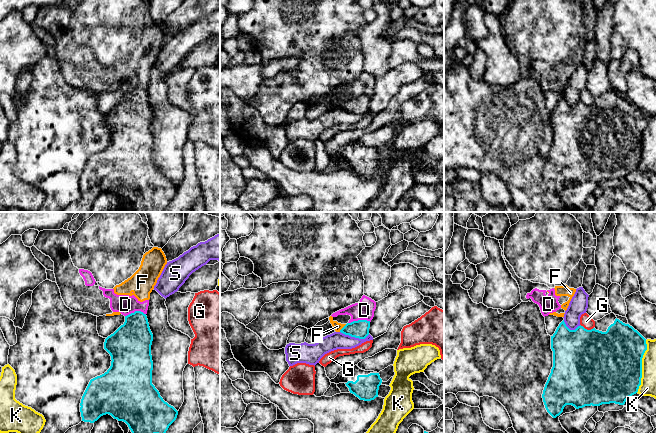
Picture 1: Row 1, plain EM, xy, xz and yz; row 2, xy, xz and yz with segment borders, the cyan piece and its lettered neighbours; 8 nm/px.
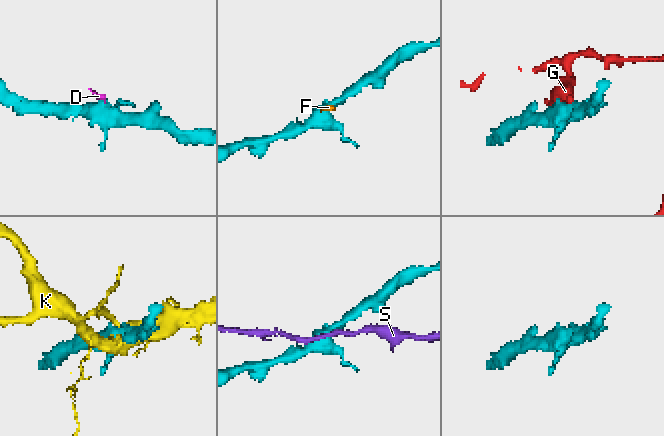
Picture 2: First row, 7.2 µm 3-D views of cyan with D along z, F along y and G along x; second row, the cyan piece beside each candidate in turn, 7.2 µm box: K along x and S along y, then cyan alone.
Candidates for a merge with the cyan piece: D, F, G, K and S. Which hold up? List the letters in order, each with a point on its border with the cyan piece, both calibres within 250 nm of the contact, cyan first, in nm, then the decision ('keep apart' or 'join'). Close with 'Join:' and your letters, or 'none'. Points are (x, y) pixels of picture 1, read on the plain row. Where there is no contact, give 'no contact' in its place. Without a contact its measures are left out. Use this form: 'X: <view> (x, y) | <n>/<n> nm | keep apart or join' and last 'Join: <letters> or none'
D: xz (359, 96) | 140/160 nm | keep apart
F: xz (342, 104) | 140/70 nm | keep apart
G: yz (586, 105) | 500/100 nm | keep apart
K: yz (641, 142) | 500/130 nm | keep apart
S: xz (355, 113) | 140/140 nm | keep apart
Join: none

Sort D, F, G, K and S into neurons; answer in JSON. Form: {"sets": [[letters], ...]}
{"sets": [["D", "F"], ["G"], ["K"], ["S"]]}

